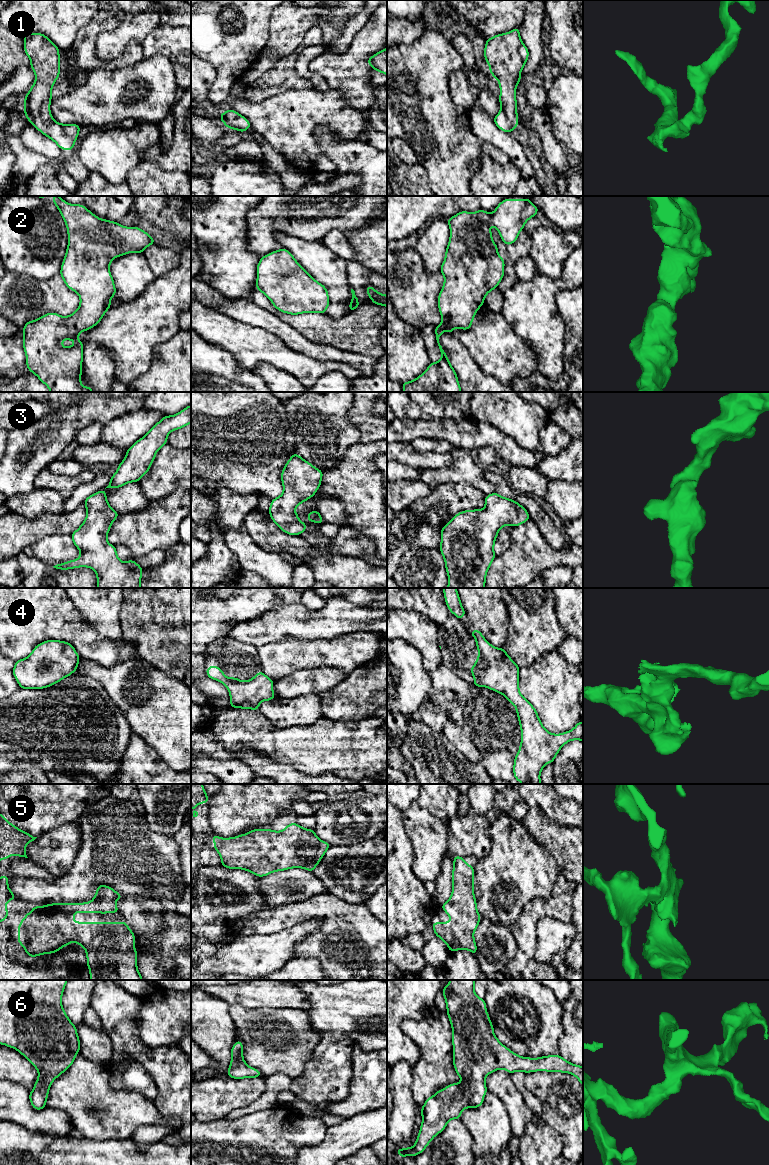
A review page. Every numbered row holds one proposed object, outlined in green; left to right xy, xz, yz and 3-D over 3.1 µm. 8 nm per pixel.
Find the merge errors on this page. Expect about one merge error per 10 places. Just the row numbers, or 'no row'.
no row

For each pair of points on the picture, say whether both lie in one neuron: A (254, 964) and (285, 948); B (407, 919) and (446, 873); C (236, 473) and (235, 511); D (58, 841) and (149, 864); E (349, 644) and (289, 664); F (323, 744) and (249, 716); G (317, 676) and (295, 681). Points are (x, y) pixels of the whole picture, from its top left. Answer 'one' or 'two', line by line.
A: one
B: two
C: two
D: two
E: one
F: one
G: one

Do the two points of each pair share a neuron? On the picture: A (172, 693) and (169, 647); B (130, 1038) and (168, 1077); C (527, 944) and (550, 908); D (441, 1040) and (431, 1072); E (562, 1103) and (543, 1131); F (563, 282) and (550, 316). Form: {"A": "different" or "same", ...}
{"A": "different", "B": "same", "C": "same", "D": "same", "E": "different", "F": "same"}

